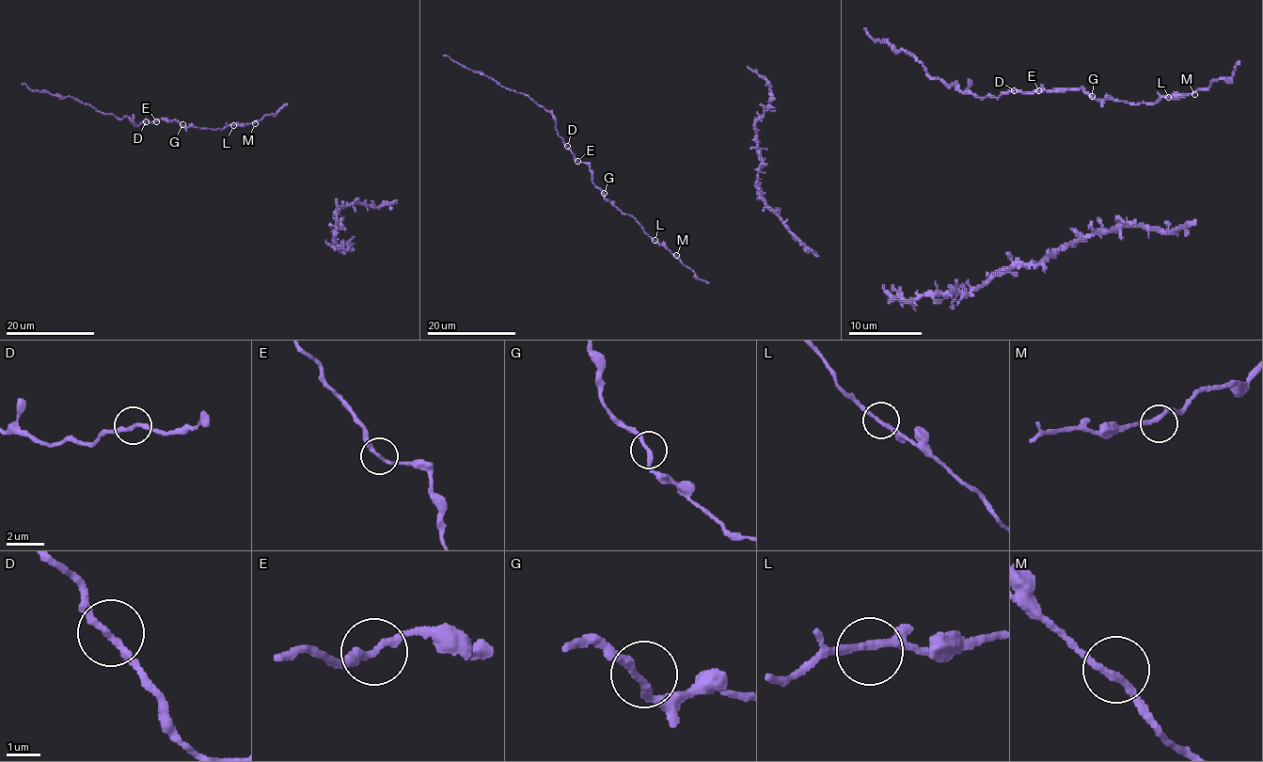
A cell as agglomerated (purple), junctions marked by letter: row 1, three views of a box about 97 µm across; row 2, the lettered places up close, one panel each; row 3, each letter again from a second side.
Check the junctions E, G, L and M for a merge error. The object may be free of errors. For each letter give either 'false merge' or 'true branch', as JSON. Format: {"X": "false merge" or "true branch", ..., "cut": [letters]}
{"E": "true branch", "G": "true branch", "L": "true branch", "M": "true branch", "cut": []}

